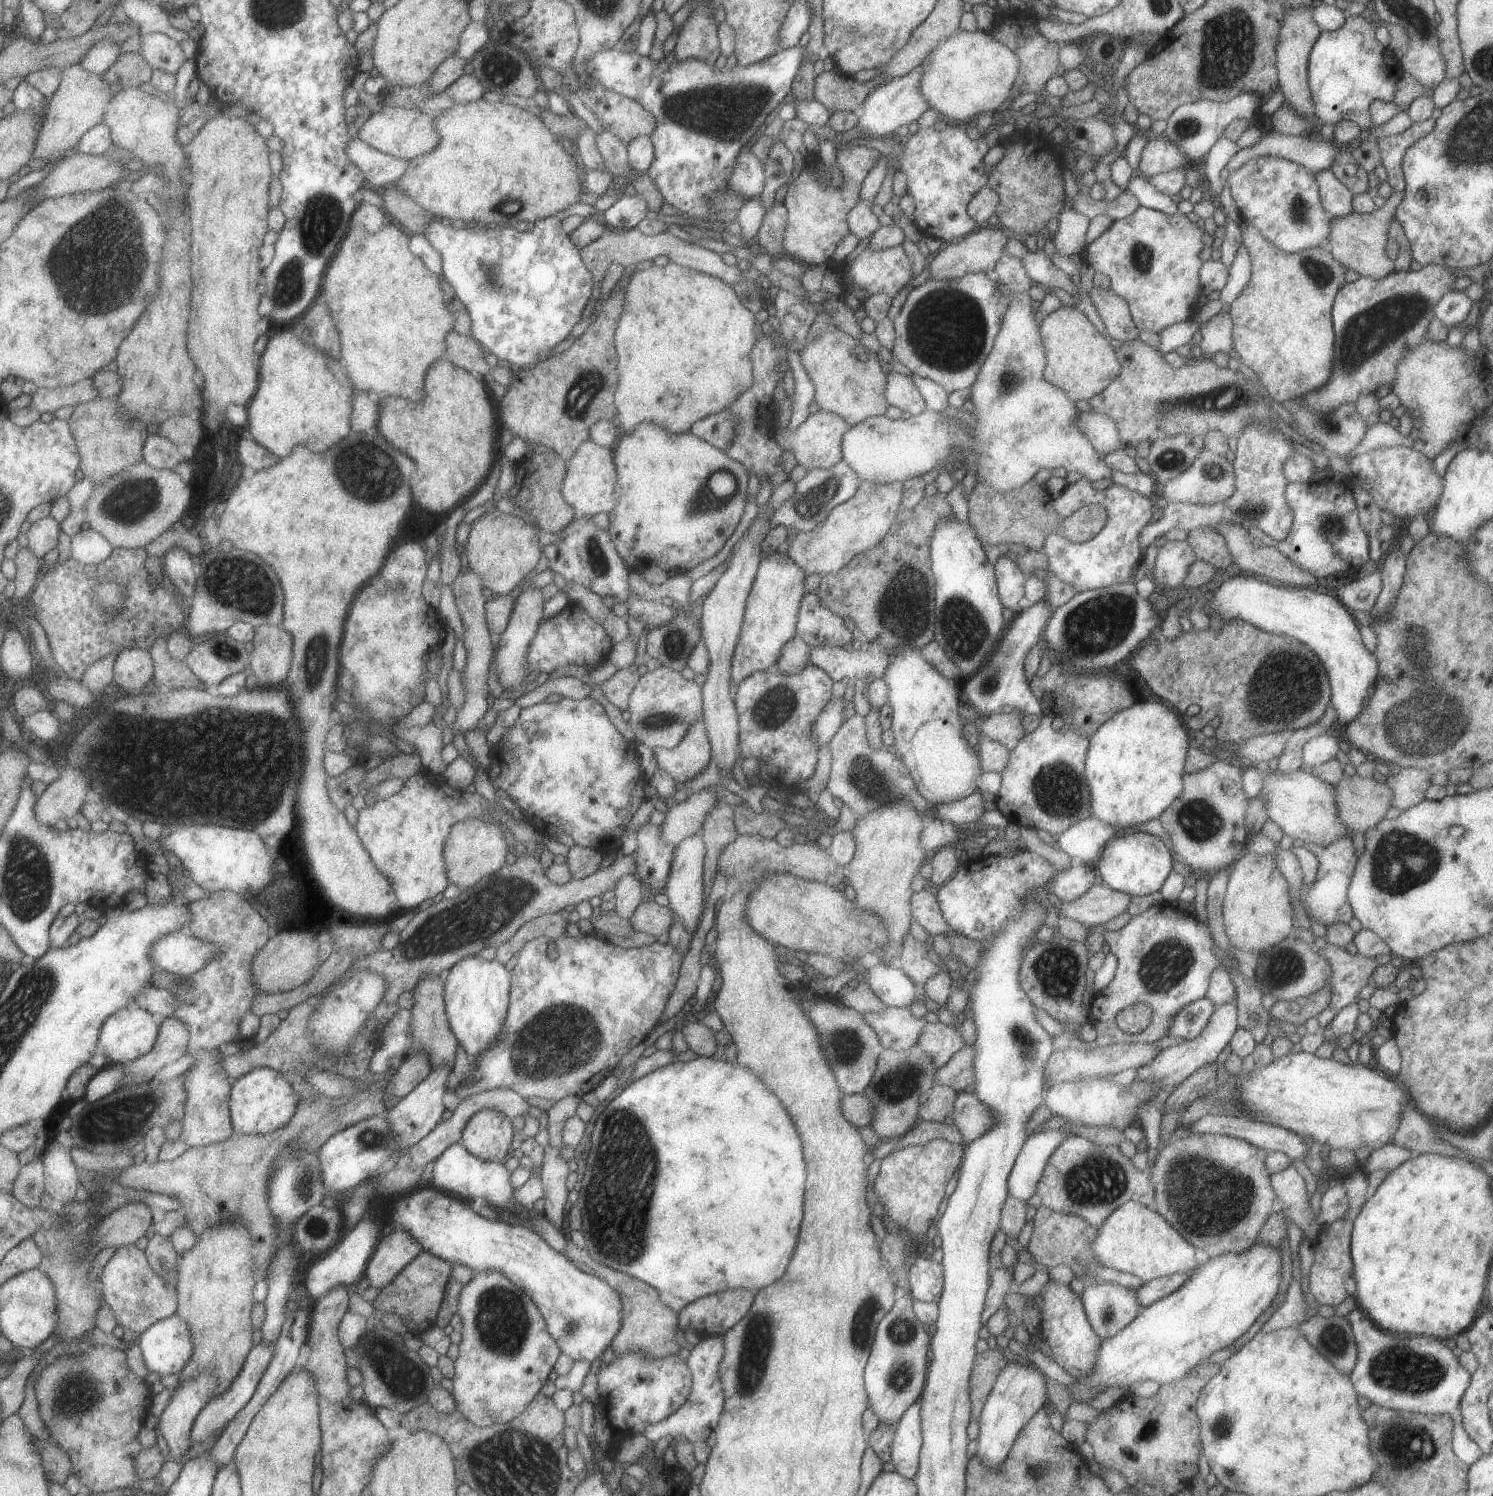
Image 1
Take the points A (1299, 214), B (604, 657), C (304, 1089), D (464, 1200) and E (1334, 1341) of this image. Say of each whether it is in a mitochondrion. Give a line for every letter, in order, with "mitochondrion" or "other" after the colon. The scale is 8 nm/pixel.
A: mitochondrion
B: other
C: other
D: other
E: mitochondrion

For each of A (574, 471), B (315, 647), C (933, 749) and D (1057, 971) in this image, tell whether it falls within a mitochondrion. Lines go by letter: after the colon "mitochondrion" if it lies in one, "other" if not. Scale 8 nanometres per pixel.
A: other
B: mitochondrion
C: other
D: mitochondrion

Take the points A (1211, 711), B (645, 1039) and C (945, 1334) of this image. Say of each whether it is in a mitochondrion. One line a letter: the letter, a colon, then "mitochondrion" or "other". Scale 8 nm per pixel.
A: other
B: other
C: other

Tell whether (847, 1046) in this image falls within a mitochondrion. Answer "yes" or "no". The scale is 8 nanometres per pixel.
yes

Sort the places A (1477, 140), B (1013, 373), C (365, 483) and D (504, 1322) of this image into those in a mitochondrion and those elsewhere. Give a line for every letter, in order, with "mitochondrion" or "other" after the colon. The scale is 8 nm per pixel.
A: mitochondrion
B: mitochondrion
C: mitochondrion
D: mitochondrion

